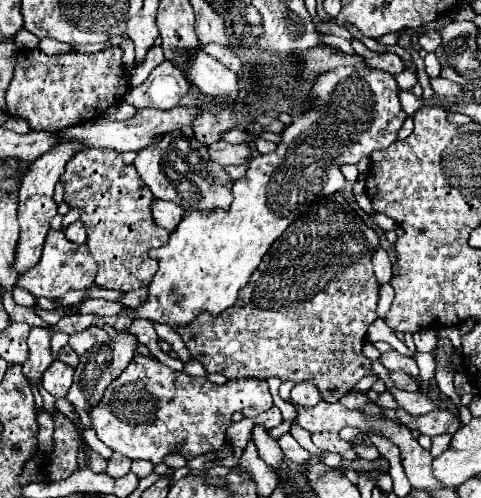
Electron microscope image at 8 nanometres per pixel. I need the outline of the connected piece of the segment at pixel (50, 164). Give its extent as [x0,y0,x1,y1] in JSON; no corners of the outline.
[16,140,84,278]

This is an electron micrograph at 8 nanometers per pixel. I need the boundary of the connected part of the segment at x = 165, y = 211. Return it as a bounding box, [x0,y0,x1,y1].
[152,200,184,232]

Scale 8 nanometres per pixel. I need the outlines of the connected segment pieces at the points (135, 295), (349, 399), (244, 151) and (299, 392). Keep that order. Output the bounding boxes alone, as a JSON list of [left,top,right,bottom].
[[118,288,146,308],[340,392,370,410],[208,140,250,166],[292,384,322,408]]

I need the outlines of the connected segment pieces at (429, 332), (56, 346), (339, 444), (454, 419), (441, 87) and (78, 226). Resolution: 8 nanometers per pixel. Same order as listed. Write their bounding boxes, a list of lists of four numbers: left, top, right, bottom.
[[414,328,438,352],[51,333,69,360],[312,432,356,460],[396,408,462,436],[430,78,462,98],[64,222,86,244]]

